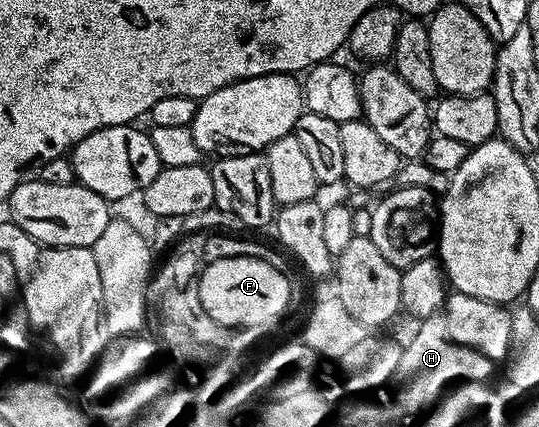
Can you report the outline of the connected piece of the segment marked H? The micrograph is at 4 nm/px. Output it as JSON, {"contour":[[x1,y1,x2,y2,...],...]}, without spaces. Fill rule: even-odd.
{"contour":[[458,292,448,293,447,298,441,304,441,308,437,308,437,312,433,312,433,316,422,319,418,323,419,326,415,330,415,335,412,336,408,342,405,342,403,346,403,359,399,365,399,372,397,375,398,381,403,381,399,386,399,402,403,406,408,406,411,410,419,410,425,406,434,407,439,397,446,392,447,389,452,386,452,388,458,387,464,382,487,382,491,380,491,377,499,370,499,365,506,363,508,361,511,352,511,315,512,311,508,309,506,305,500,304,498,302,490,302,489,300,477,300,473,296,465,296,464,294]]}

